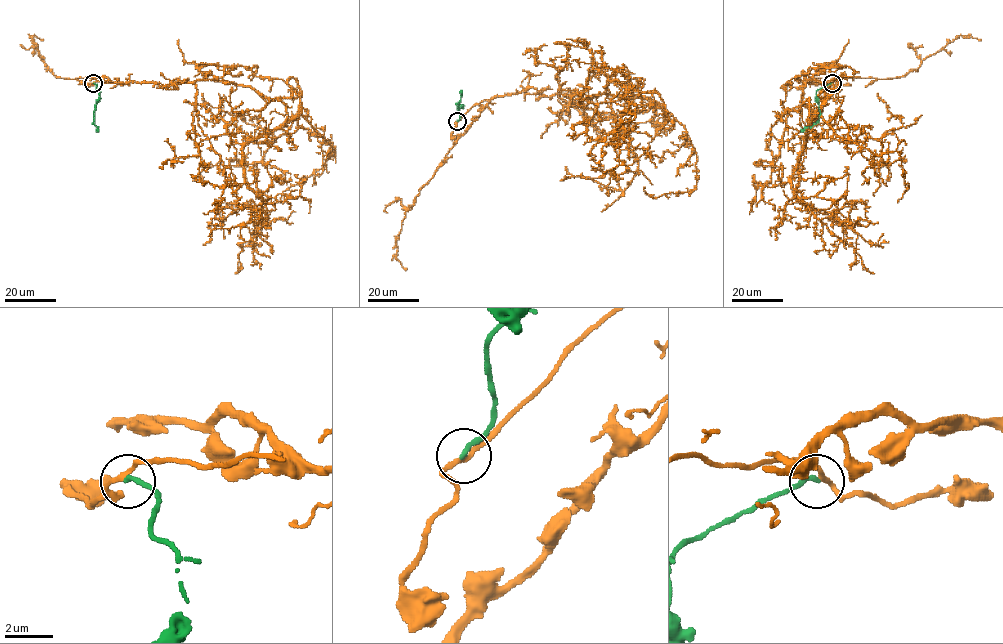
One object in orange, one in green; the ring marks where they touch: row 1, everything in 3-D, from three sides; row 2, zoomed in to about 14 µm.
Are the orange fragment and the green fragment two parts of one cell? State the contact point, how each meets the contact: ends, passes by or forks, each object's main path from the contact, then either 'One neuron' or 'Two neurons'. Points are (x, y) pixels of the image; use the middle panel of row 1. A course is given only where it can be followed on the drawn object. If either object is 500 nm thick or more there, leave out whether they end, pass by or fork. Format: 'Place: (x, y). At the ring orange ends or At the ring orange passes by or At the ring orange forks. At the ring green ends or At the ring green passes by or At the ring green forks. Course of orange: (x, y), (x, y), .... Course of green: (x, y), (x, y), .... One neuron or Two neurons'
Place: (457, 121). At the ring orange passes by. At the ring green ends. Course of orange: (456, 121), (476, 104), (530, 87), (574, 95), (599, 69), (638, 172), (622, 191), (565, 168). Course of green: (457, 121), (463, 105), (457, 110), (460, 90). Two neurons

